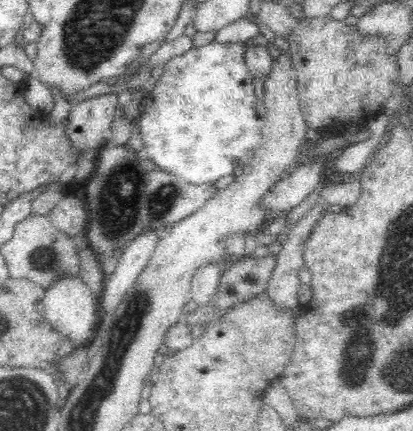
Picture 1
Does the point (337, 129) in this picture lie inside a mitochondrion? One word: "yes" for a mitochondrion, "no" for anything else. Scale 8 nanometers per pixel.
no

